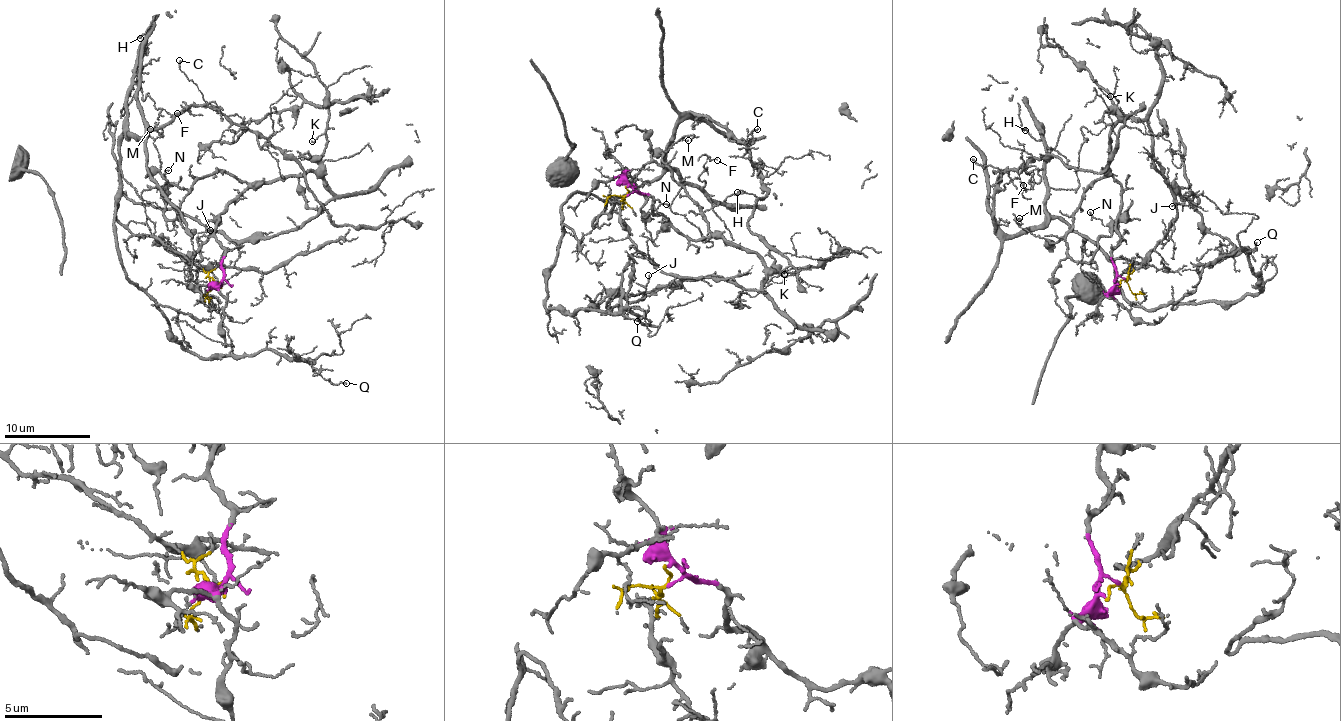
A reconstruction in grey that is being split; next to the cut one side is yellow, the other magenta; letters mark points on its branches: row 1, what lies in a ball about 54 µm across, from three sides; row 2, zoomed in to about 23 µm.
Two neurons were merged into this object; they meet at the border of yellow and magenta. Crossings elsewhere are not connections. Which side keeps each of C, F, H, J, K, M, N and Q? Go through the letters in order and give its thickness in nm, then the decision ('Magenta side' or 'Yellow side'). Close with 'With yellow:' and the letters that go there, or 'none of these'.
C: Thickness 140 nm. Yellow side
F: Thickness 120 nm. Yellow side
H: Thickness 140 nm. Yellow side
J: Thickness 120 nm. Magenta side
K: Thickness 110 nm. Magenta side
M: Thickness 120 nm. Magenta side
N: Thickness 140 nm. Magenta side
Q: Thickness 130 nm. Yellow side
With yellow: C, F, H, Q

